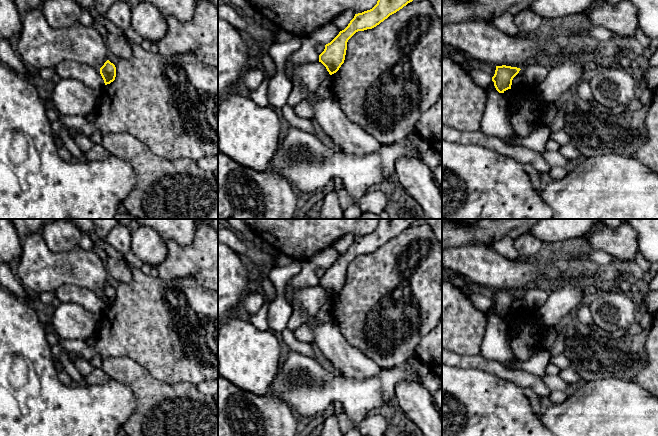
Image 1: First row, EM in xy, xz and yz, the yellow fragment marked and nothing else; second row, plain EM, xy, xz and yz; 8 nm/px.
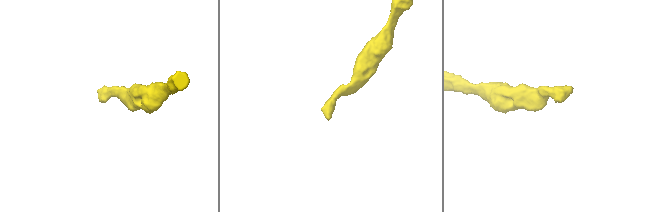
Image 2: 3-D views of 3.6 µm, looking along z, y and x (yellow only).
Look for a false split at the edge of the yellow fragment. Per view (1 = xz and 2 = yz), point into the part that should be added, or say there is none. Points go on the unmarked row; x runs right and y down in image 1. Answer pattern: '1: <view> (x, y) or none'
1: none
2: none

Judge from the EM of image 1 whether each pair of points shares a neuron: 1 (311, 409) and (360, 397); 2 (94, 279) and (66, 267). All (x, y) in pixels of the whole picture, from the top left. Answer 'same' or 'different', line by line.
1: same
2: same

